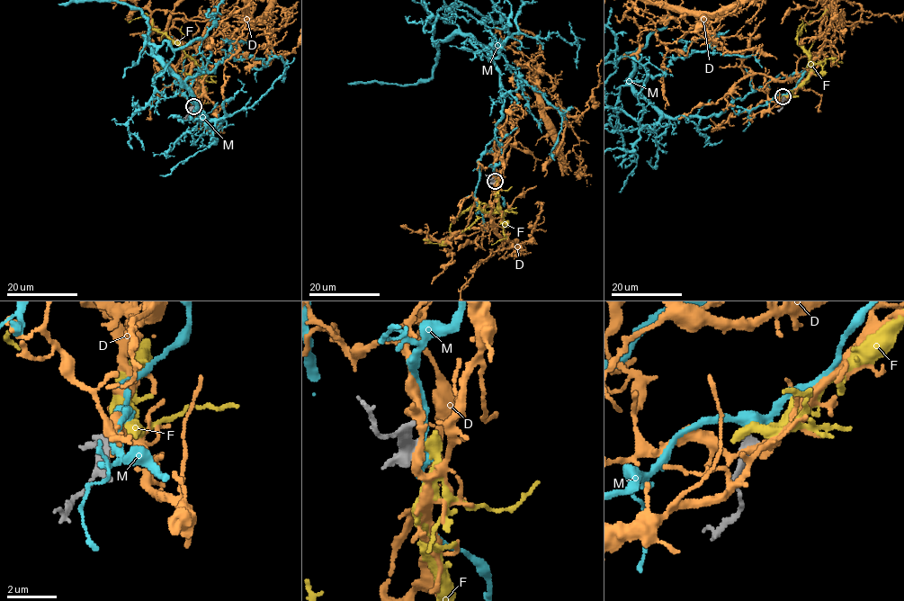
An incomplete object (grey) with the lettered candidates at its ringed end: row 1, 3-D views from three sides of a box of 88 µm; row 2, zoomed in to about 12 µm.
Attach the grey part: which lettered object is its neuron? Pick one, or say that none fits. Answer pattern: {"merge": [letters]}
{"merge": []}

